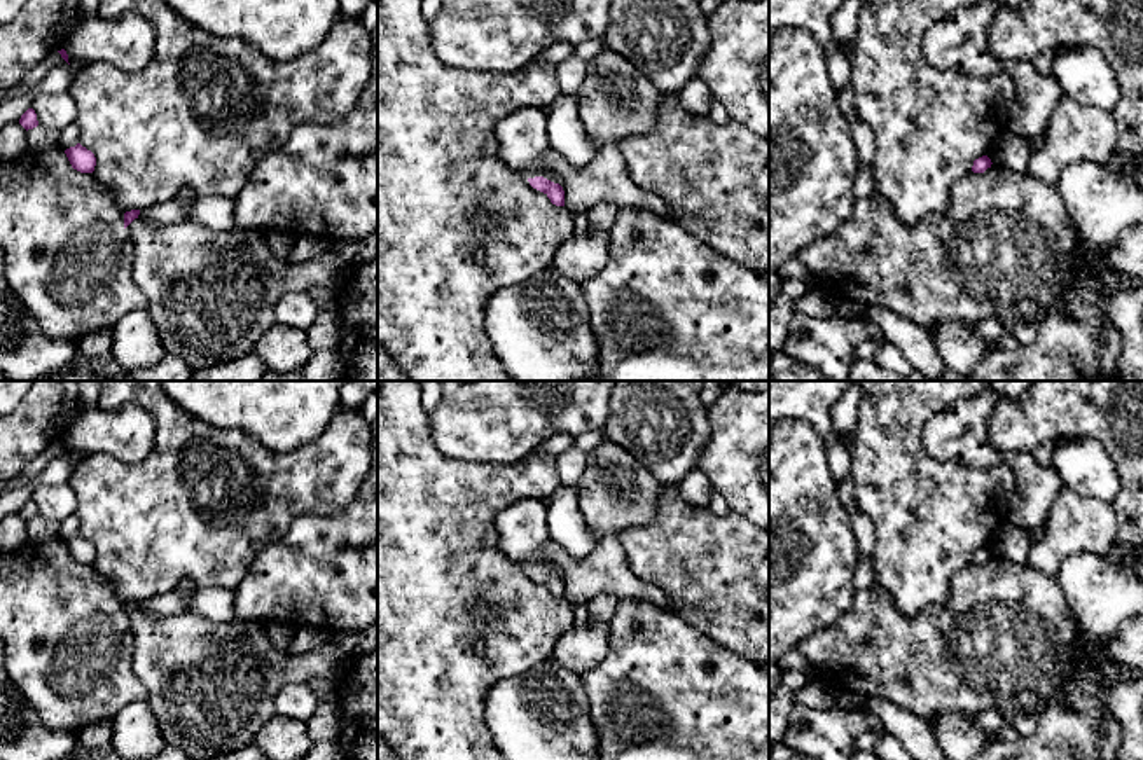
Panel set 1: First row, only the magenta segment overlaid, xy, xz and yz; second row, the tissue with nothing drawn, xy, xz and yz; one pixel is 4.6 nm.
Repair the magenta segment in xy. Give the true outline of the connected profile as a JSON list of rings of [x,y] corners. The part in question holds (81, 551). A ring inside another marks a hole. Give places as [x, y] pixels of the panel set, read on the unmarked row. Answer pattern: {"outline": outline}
{"outline": [[[77,535],[75,538],[70,538],[65,542],[70,556],[73,561],[80,564],[93,564],[96,557],[96,549],[91,542]]]}

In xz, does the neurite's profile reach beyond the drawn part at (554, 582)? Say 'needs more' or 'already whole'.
already whole

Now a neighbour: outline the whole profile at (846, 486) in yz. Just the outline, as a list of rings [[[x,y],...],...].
[[[846,477],[837,482],[837,494],[848,512],[858,510],[855,498],[855,482],[851,480],[851,477]]]

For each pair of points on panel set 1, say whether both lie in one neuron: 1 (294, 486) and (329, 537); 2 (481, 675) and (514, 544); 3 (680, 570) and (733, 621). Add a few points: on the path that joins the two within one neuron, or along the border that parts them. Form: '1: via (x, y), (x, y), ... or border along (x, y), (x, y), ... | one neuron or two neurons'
1: border along (352, 498), (329, 514), (301, 514), (280, 538) | two neurons
2: border along (491, 521), (495, 544), (526, 570) | two neurons
3: via (692, 580), (720, 608) | one neuron

